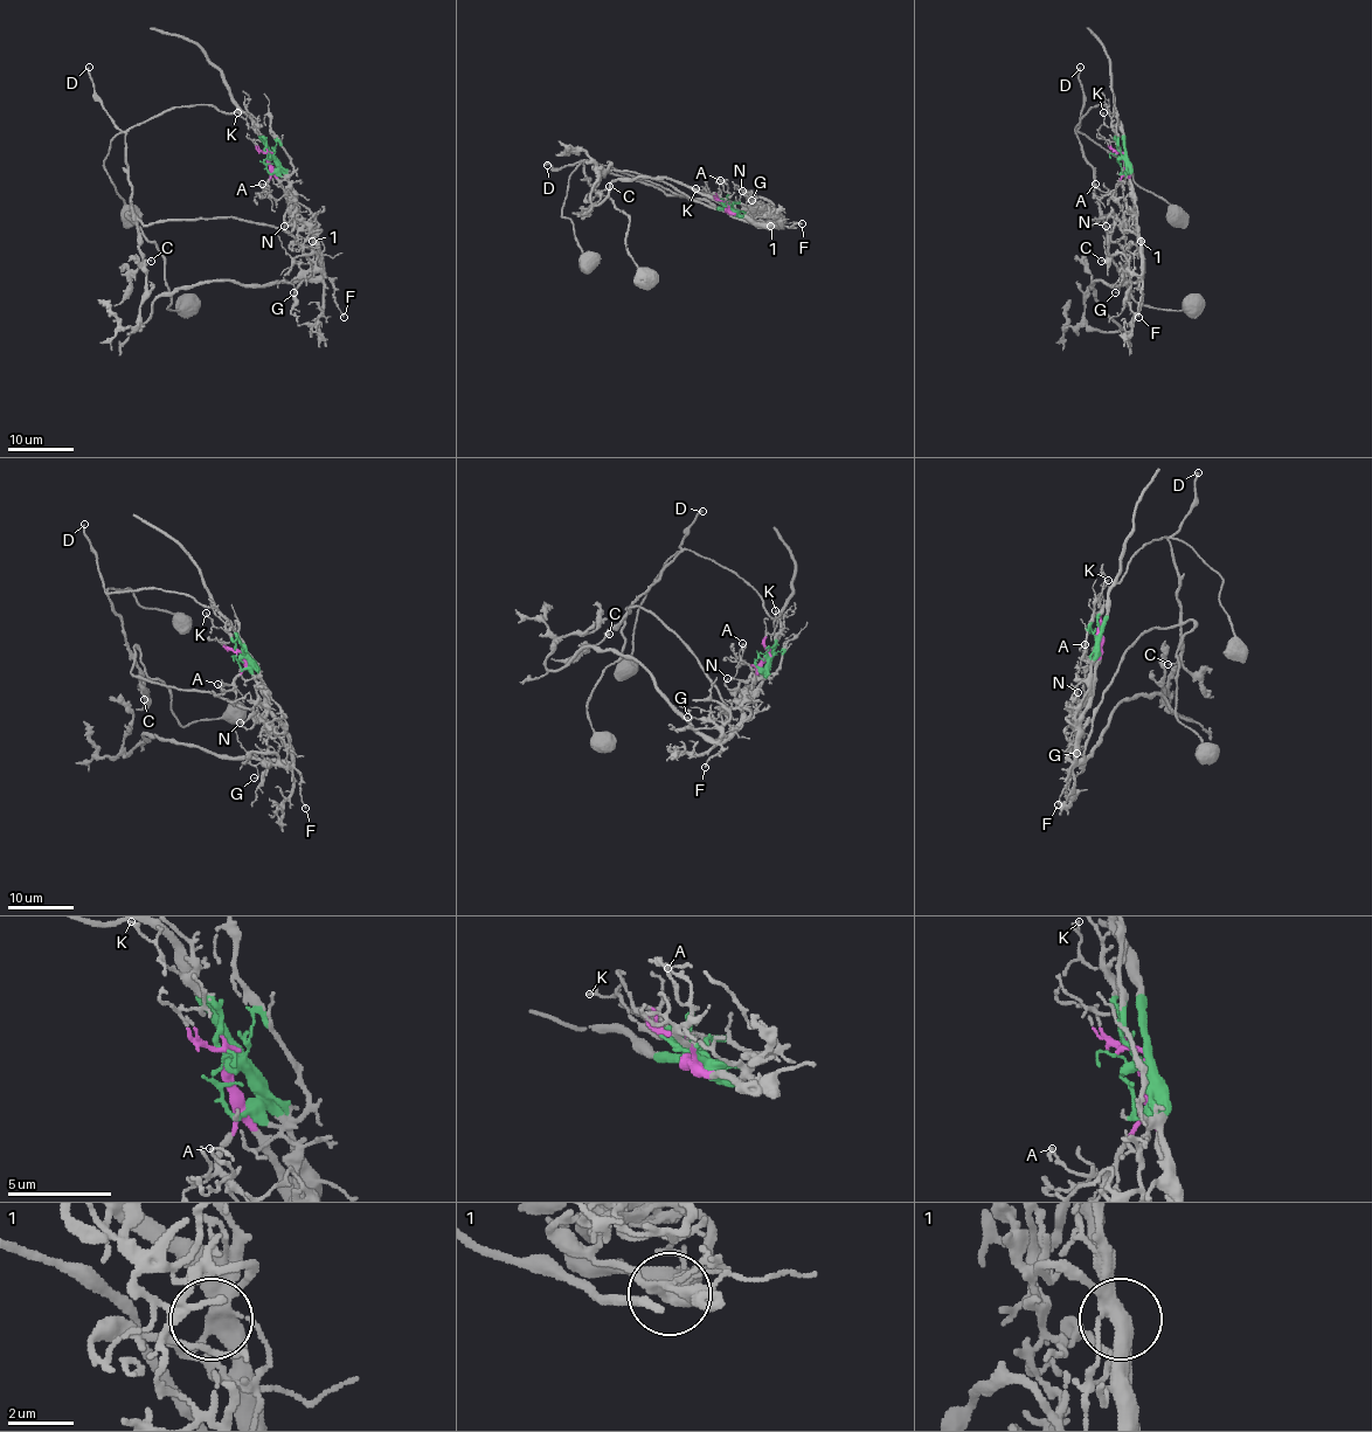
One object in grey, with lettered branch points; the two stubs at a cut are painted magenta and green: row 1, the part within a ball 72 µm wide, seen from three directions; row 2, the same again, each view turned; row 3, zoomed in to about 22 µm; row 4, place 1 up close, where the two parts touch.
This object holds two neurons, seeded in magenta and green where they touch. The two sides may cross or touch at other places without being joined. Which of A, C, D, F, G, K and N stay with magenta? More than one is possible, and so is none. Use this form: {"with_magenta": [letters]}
{"with_magenta": ["A", "F", "G", "N"]}

